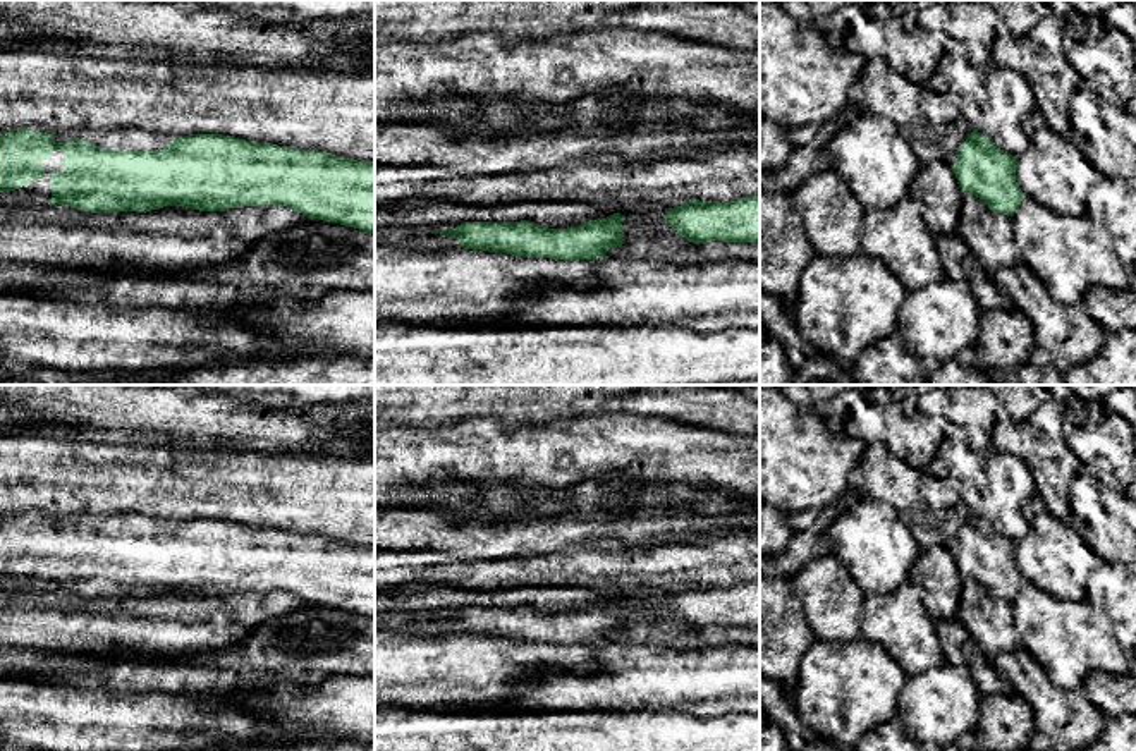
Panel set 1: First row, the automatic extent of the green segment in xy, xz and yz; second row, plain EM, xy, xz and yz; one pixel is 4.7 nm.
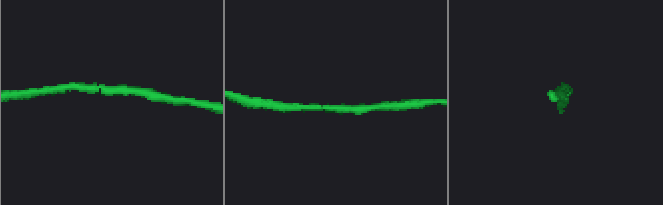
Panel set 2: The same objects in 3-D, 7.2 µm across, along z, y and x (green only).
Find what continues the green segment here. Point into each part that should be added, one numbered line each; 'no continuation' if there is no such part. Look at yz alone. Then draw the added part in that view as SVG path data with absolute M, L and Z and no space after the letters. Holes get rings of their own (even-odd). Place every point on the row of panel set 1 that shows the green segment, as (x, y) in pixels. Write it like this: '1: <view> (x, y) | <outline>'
no continuation

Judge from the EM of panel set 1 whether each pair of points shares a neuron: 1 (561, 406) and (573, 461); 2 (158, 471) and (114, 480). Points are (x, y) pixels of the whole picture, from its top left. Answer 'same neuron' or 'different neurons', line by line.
1: different neurons
2: same neuron

